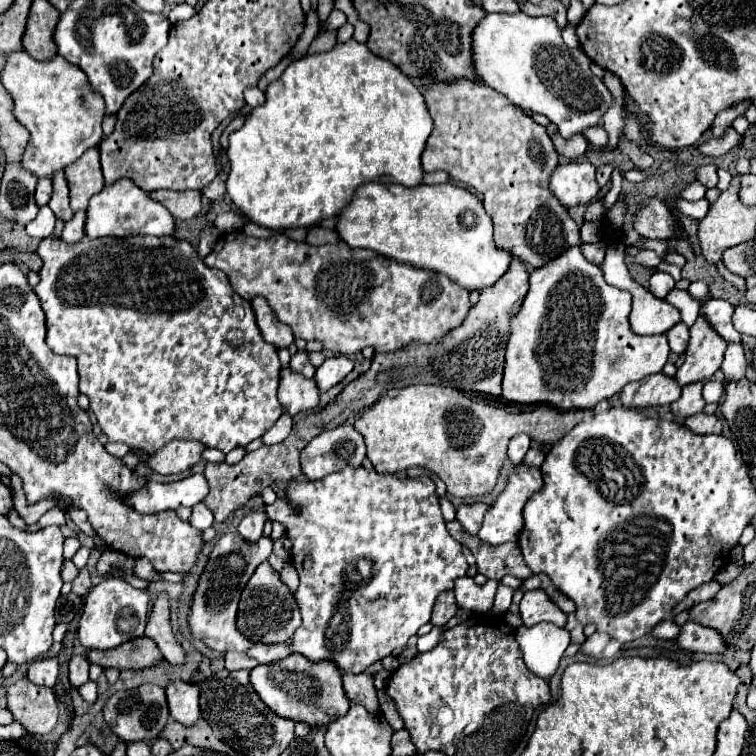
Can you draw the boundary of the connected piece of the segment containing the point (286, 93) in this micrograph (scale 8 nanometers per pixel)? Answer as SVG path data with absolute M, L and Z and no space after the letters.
M351 38L343 44L335 44L335 48L329 50L329 52L305 54L301 60L295 60L283 72L283 76L279 80L275 80L267 86L265 104L253 108L251 114L245 118L245 124L239 130L231 132L231 136L229 136L231 172L229 172L229 178L227 178L227 192L231 194L233 202L249 216L249 220L259 224L259 226L265 226L265 228L271 228L271 230L309 228L309 226L317 224L323 218L337 216L339 210L351 200L357 186L361 186L365 182L385 180L385 182L395 182L395 184L403 184L403 186L419 186L421 176L423 176L421 152L425 148L425 142L427 142L431 130L433 130L433 120L427 112L427 106L425 106L425 100L423 100L419 88L413 84L413 80L403 76L403 72L395 64L371 54L371 50L365 44L359 44Z

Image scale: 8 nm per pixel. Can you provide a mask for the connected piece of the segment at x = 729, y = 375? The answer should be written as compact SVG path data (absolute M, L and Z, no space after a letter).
M729 342L721 370L727 380L741 380L745 376L745 356L743 356L743 346L739 342Z

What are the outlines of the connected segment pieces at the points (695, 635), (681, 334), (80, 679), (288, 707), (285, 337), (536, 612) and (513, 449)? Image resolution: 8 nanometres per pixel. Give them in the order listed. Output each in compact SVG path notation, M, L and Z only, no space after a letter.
M685 622L681 626L679 636L675 638L675 644L681 650L689 650L689 652L715 652L715 654L723 654L727 648L723 644L723 638L707 628L707 626L699 626L697 622Z
M677 322L671 330L665 332L665 336L671 346L671 352L683 354L687 348L687 342L689 342L689 326L685 322Z
M73 656L69 660L69 680L75 688L89 680L89 662L85 656Z
M293 652L291 656L275 664L259 664L251 670L251 684L261 696L261 700L279 716L291 718L295 722L307 722L311 726L327 726L337 716L347 714L349 700L341 686L341 672L329 662L313 662L303 658L303 654Z
M263 296L253 298L251 306L255 310L257 326L261 328L263 338L267 342L271 342L275 348L287 348L293 342L291 328L285 326L283 322L279 322L279 318L275 318L275 312L267 306L267 300Z
M529 590L525 592L521 604L521 618L525 622L525 626L535 626L539 622L553 622L557 626L565 626L567 624L567 614L561 612L543 590Z
M517 434L515 438L511 438L507 456L511 458L513 464L523 462L523 458L525 458L525 454L527 454L527 450L529 450L529 442L531 442L531 440L527 438L527 434Z

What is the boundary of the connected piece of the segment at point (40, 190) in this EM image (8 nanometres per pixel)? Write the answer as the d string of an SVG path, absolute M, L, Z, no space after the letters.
M39 178L37 190L35 190L37 206L47 206L51 200L51 178Z

